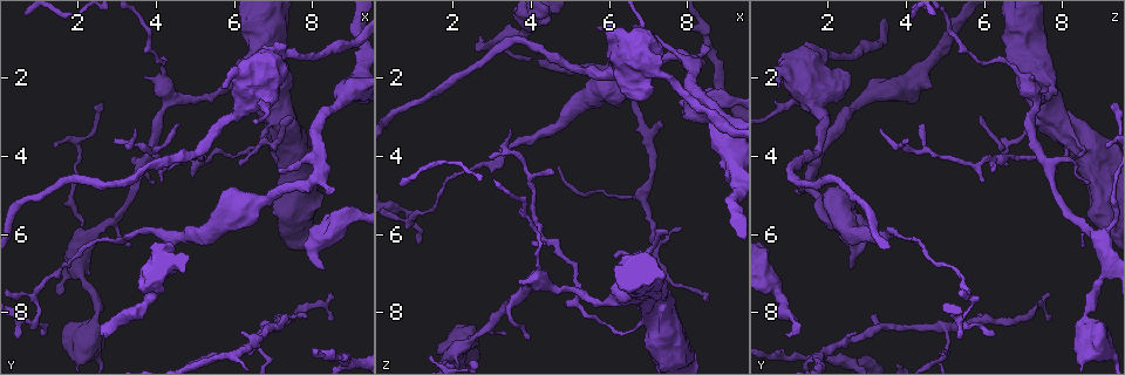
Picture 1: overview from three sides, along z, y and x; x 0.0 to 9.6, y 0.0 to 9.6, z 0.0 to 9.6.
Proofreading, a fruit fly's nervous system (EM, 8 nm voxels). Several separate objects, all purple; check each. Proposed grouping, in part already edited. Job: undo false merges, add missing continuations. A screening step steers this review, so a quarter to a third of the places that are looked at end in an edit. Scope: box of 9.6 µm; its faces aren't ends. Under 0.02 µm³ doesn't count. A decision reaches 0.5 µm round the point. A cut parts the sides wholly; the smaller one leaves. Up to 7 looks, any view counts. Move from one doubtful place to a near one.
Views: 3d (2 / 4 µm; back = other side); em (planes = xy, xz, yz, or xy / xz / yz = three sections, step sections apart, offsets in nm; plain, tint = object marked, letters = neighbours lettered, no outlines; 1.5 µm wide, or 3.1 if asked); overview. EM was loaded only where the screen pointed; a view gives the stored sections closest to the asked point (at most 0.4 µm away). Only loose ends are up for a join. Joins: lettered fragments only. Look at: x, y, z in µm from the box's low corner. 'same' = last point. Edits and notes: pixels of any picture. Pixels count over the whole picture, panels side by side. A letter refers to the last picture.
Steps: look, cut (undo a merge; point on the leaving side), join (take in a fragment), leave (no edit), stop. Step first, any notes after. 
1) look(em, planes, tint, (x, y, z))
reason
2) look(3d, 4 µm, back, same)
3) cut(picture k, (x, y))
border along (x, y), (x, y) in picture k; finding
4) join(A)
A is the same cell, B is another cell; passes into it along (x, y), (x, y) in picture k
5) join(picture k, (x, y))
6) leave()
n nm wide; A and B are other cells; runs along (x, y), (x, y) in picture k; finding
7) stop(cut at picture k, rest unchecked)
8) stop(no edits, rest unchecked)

look(em, planes, letters, (3.90, 5.90, 3.60))
sudden change in width

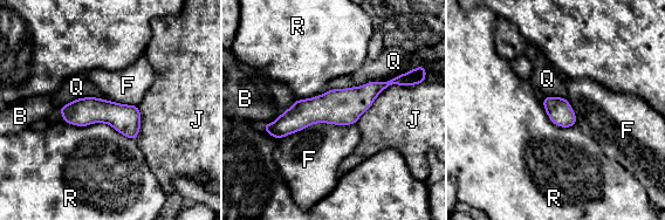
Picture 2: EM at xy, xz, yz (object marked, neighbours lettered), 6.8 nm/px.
leave()
F touches over 550 nm; B, F, J, Q and R are other cells; runs along (397, 81), (268, 128) in picture 2; continuous, no second neuron

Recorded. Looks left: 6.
look(em, planes, letters, (8.30, 6.90, 2.65))

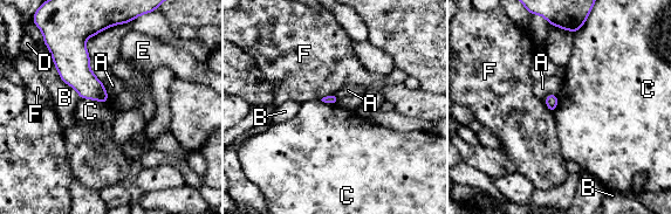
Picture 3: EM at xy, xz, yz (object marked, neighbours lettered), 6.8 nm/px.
leave()
B touches over 320 nm; A, B, C, D, E and F are other cells; none of them fits

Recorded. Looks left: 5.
look(3d, 4 µm, (2.70, 8.60, 1.00))
branch stops here

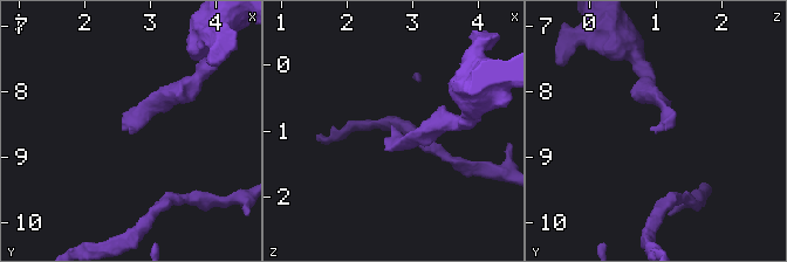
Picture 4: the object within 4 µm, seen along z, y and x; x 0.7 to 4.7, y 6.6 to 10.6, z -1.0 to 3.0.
look(em, planes, letters, (2.65, 8.65, 0.90))
need the tissue

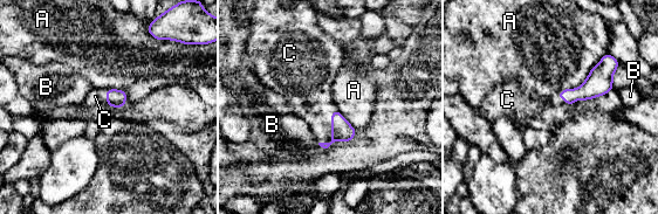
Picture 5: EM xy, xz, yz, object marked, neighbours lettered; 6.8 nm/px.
join(C)
A touches over 440 nm; C is the same cell, A and B are other cells; it goes on there

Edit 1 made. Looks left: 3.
stop(join at picture 5, rest unchecked)

